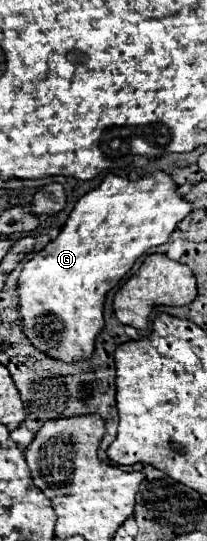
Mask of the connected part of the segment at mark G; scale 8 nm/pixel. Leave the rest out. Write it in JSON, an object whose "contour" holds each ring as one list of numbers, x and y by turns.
{"contour":[[151,172,137,182,117,174,107,174,103,182,81,196,71,210,59,236,43,250,35,252,23,266,19,276,19,312,23,332,29,342,51,358,65,362,85,360,93,354,95,336,103,328,103,302,115,284,131,270,135,260,151,246,165,244,175,226,191,212,189,202,177,194,177,184,165,172]]}

